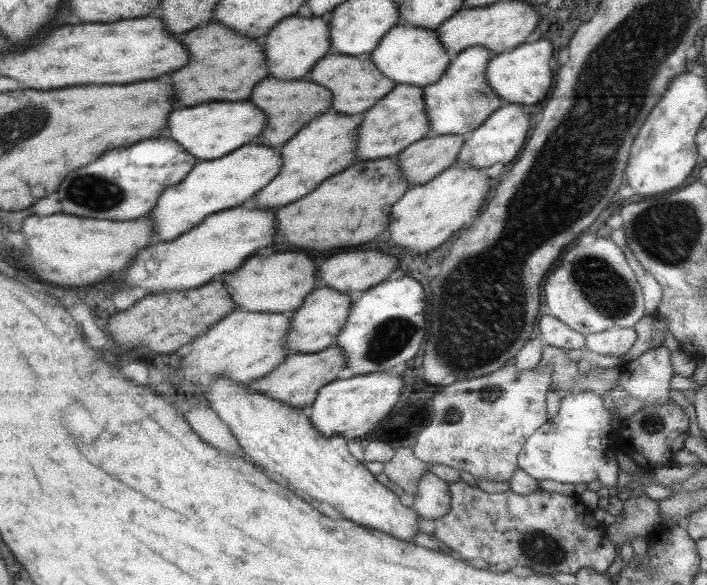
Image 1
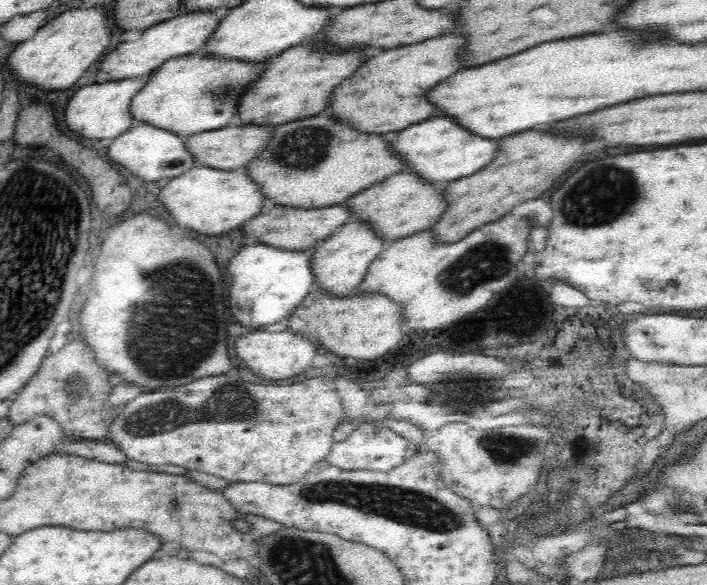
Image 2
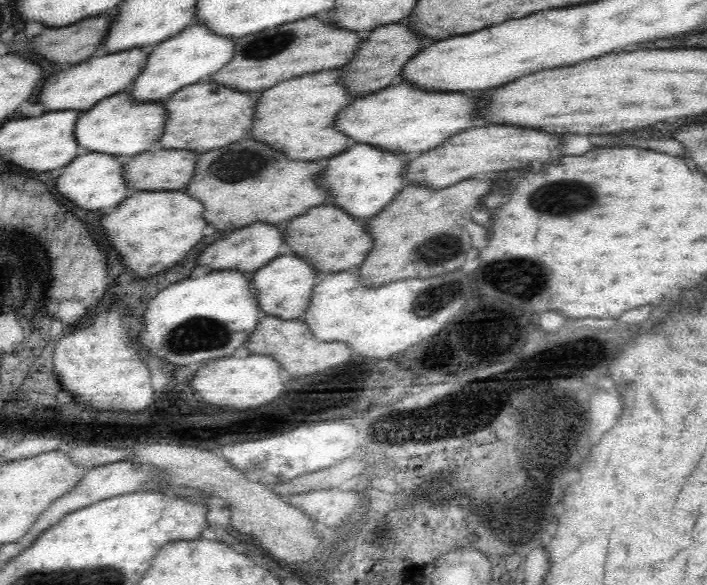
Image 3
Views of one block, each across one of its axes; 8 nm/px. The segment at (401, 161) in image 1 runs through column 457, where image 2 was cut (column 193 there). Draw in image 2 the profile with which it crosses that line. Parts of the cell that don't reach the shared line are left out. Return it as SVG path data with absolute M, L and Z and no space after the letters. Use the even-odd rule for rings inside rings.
M242 123L240 126L229 126L200 132L184 138L186 147L194 153L194 159L198 164L212 166L220 170L234 170L246 167L252 159L258 158L266 148L268 142L274 136L275 126L253 125Z

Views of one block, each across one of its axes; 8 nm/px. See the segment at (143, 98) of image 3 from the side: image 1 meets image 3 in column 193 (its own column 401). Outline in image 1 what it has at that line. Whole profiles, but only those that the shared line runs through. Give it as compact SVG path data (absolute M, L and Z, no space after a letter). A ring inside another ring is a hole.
M397 24L387 30L387 33L379 39L379 44L369 53L369 56L373 66L385 78L393 81L395 85L411 84L419 86L419 88L437 82L437 79L449 65L447 50L439 42L435 30L429 31L409 24Z

